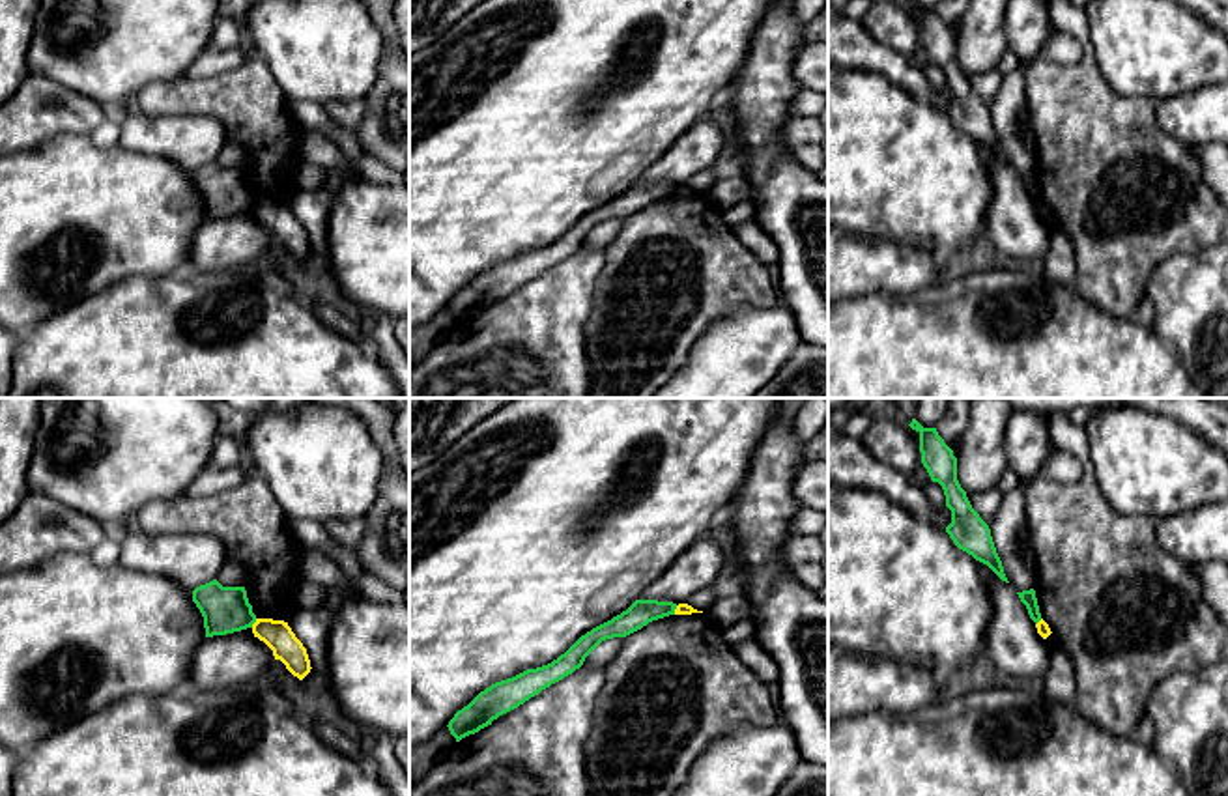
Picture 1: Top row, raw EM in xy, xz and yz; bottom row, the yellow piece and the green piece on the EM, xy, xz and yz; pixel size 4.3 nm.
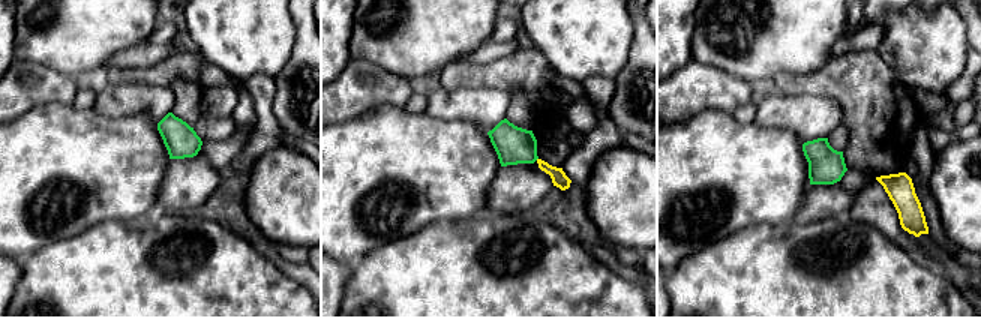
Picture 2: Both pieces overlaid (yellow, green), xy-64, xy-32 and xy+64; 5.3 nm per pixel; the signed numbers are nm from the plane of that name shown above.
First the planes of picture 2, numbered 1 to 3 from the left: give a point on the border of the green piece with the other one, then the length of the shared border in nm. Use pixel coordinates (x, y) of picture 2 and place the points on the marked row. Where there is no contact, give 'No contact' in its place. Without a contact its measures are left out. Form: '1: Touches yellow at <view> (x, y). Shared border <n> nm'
1: No contact
2: No contact
3: No contact

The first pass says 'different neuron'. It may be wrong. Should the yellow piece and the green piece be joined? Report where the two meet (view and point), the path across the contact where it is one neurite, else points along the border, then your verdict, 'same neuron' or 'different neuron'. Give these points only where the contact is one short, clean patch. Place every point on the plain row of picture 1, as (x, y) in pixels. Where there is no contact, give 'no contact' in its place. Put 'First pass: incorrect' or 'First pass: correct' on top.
First pass: correct
contact xy (255, 204); border xy (257, 200), (251, 208); different neuron

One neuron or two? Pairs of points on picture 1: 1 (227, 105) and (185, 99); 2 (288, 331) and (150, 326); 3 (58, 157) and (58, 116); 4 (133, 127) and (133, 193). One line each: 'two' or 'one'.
1: one
2: one
3: two
4: two

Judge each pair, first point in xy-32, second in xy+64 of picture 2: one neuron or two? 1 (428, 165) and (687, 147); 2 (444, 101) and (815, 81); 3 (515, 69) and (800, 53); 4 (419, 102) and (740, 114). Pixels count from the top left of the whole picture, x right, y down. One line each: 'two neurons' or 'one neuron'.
1: one neuron
2: two neurons
3: two neurons
4: one neuron

